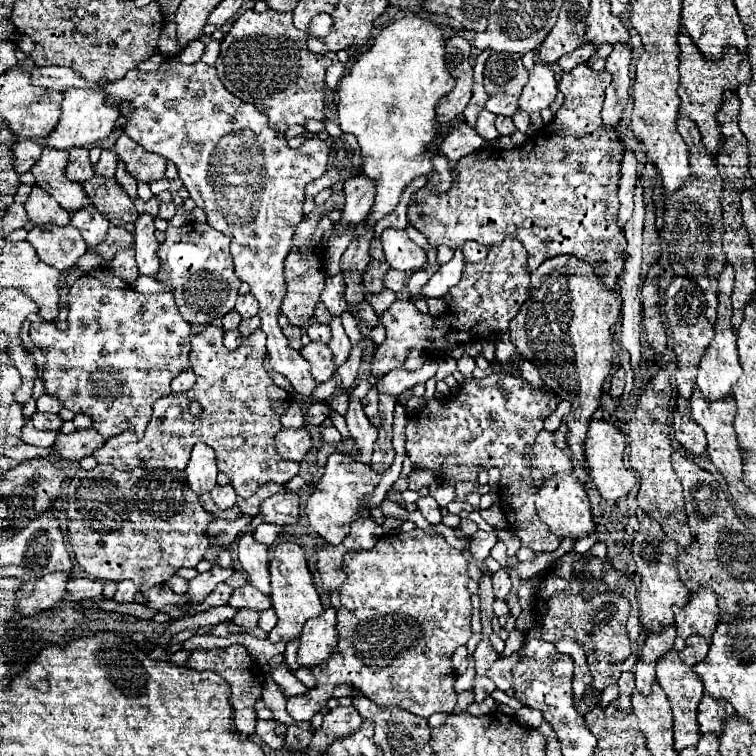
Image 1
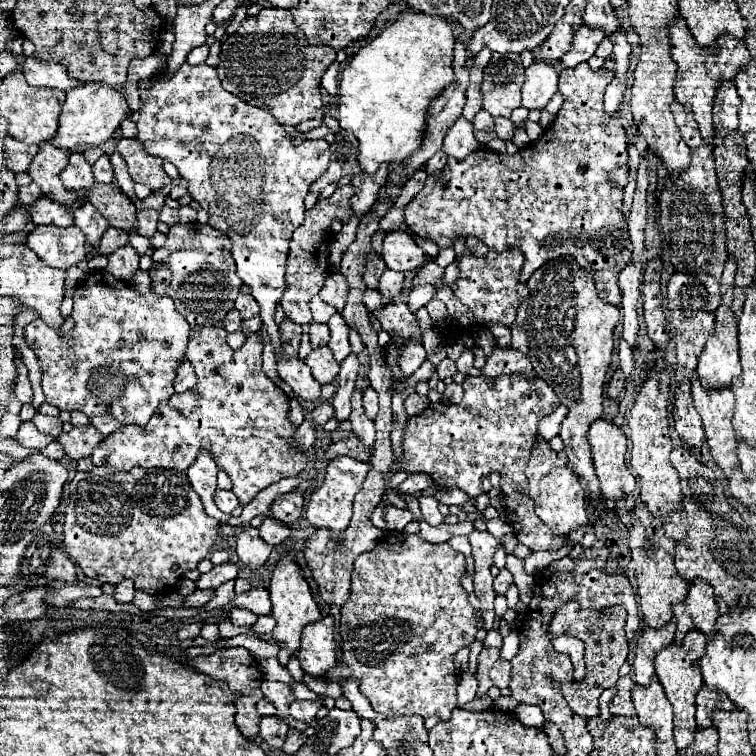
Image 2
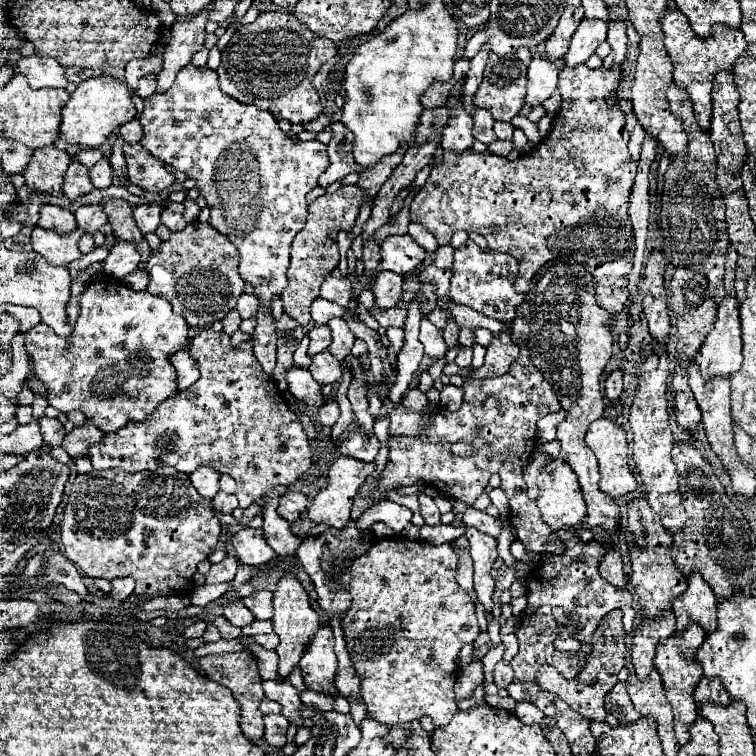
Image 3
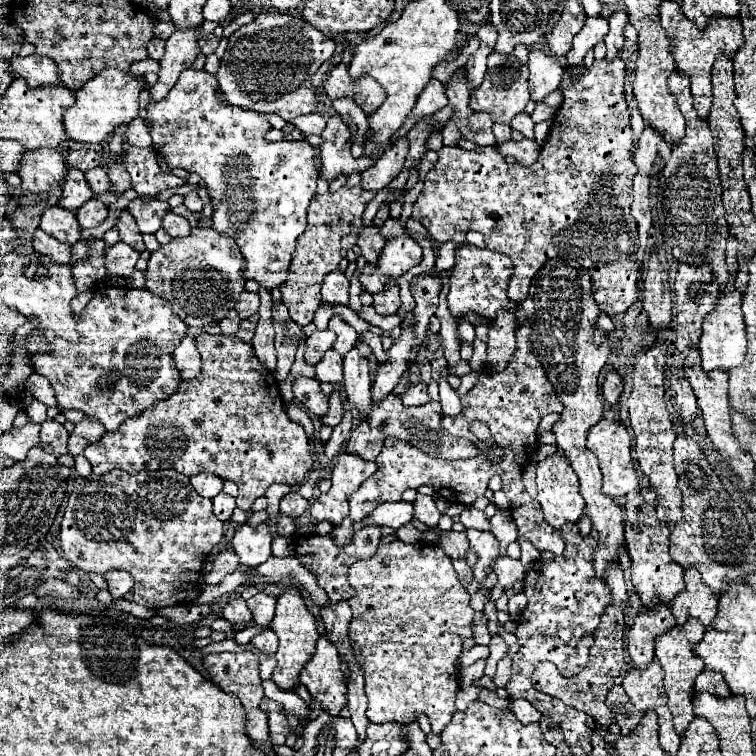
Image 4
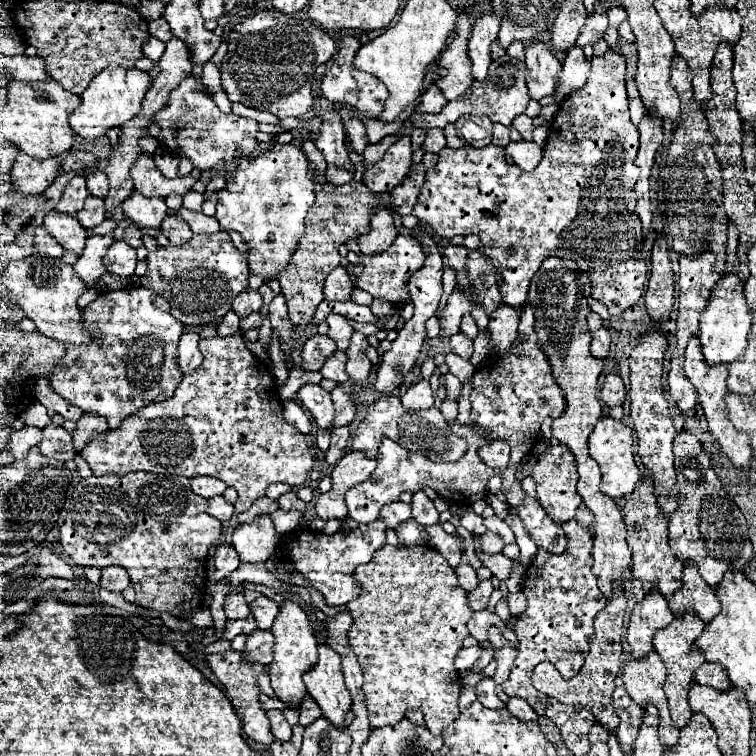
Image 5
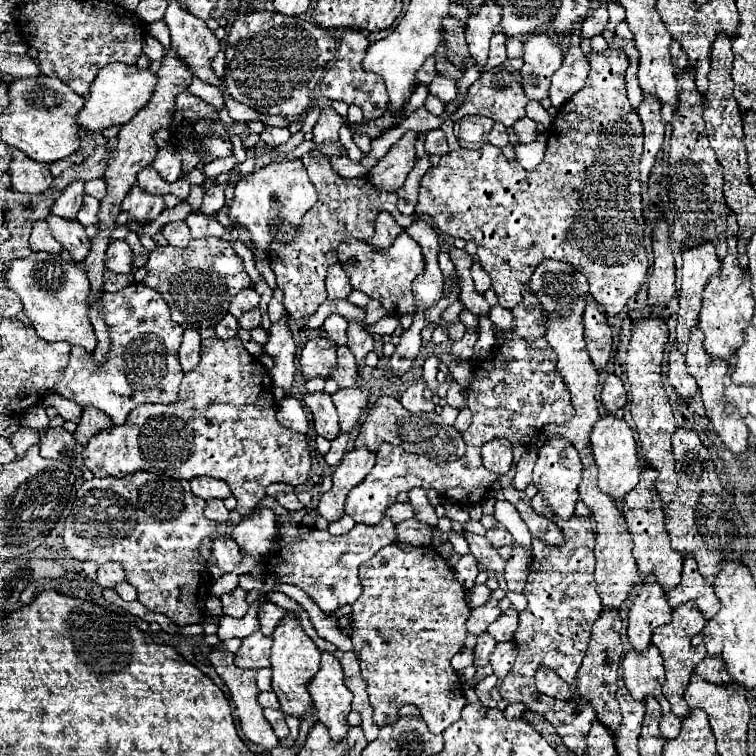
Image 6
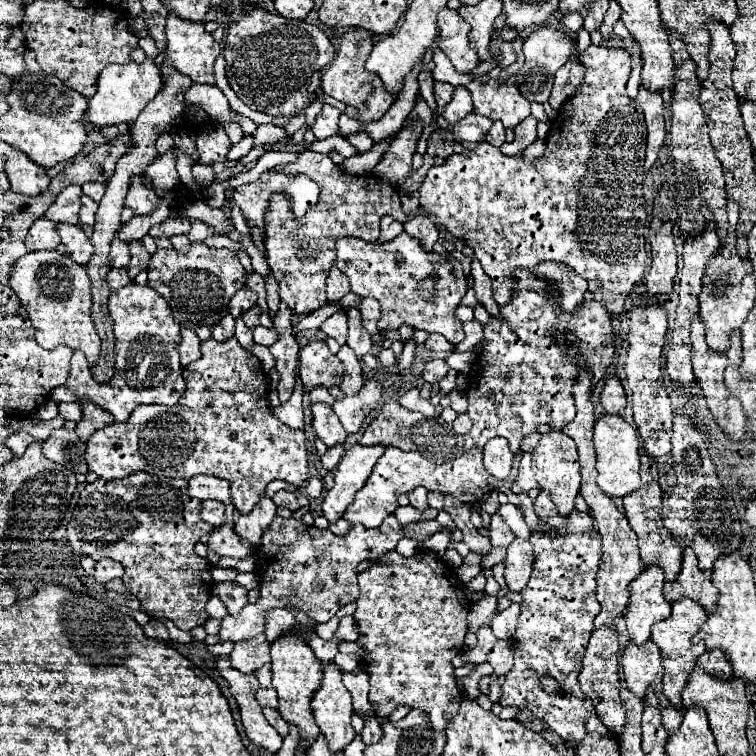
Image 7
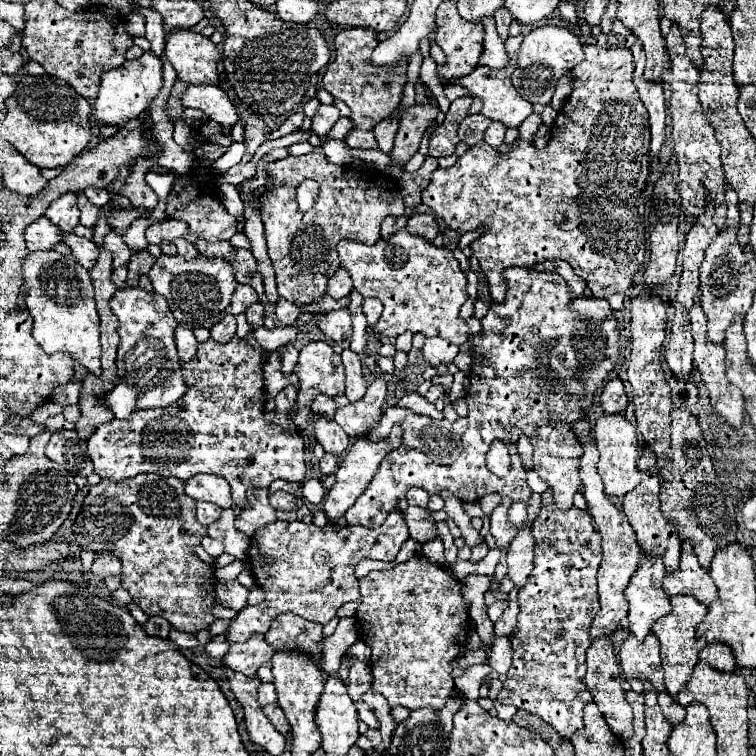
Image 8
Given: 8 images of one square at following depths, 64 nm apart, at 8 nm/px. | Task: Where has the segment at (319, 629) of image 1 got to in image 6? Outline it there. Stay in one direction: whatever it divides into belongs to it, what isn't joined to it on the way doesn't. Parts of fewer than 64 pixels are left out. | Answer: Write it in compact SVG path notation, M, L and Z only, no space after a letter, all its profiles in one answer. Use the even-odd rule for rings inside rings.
M324 652L322 654L322 666L314 680L308 686L308 692L312 696L312 704L318 710L316 718L320 724L324 724L330 732L330 738L334 742L340 742L348 736L348 714L350 714L350 702L352 692L344 686L344 674L340 668L340 662Z

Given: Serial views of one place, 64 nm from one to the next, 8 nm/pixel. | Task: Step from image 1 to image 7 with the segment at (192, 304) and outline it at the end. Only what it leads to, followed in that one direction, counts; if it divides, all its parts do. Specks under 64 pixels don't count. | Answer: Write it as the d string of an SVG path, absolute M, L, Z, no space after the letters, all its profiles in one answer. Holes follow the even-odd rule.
M194 242L188 254L172 250L158 250L148 266L148 286L160 292L172 308L174 320L182 328L196 330L200 326L214 326L228 312L228 302L244 286L242 278L246 270L240 260L226 248L206 248L202 242Z

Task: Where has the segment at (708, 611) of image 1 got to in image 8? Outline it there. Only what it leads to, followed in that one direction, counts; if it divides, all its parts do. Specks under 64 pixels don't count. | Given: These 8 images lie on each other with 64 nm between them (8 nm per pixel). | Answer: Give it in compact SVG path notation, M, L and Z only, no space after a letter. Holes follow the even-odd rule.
M682 542L682 558L680 568L676 572L668 572L662 580L662 588L668 596L676 594L692 594L702 604L710 604L716 600L716 586L706 568L698 564L698 558L692 550L692 542Z

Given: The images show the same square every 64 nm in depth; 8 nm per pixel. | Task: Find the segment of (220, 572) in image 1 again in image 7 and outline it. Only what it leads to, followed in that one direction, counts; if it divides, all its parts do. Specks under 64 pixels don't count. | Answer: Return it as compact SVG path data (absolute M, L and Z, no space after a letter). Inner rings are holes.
M228 504L226 506L226 520L224 524L220 524L218 528L214 528L210 532L210 544L208 548L218 552L220 556L232 556L232 558L246 558L252 548L248 544L248 540L240 538L236 532L234 532L234 506Z

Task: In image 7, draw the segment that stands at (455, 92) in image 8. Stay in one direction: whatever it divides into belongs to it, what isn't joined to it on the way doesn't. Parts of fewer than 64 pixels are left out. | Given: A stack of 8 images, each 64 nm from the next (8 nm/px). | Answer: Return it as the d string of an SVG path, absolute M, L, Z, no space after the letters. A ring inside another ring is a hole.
M434 82L434 96L438 107L447 105L454 94L454 86L444 82Z

